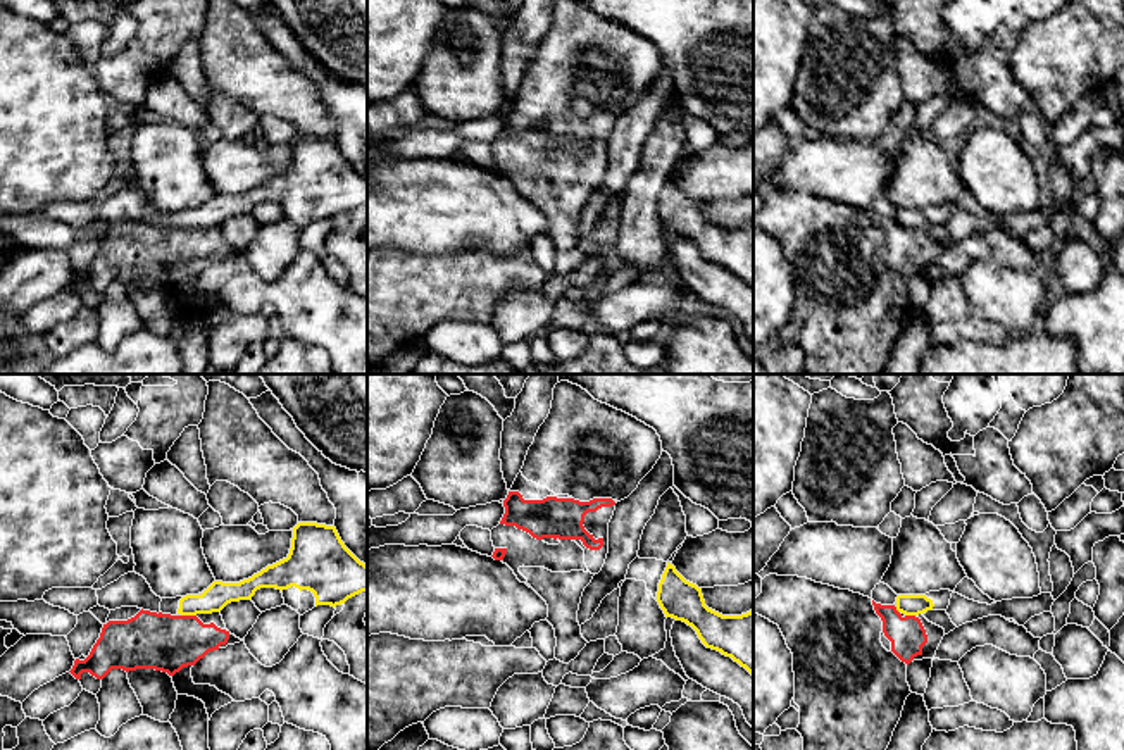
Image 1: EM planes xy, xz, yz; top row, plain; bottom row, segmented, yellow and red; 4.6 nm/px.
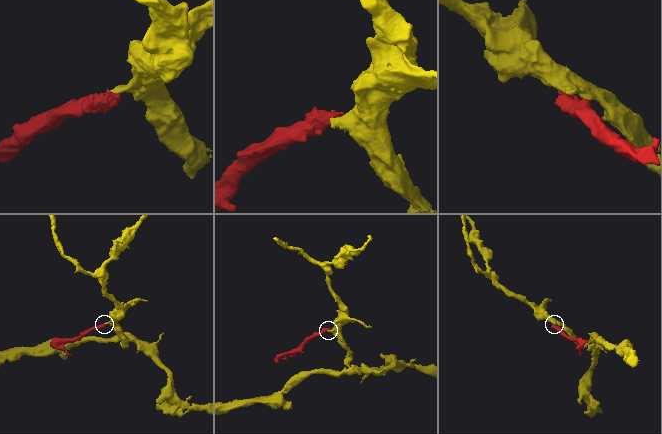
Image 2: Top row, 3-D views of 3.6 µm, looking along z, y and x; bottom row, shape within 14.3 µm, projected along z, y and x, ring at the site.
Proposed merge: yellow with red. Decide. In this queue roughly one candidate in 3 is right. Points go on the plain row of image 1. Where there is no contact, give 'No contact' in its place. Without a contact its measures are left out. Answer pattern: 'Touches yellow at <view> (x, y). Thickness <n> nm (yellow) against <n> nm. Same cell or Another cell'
Touches yellow at xy (188, 228). Thickness 120 nm (yellow) against 260 nm. Another cell

